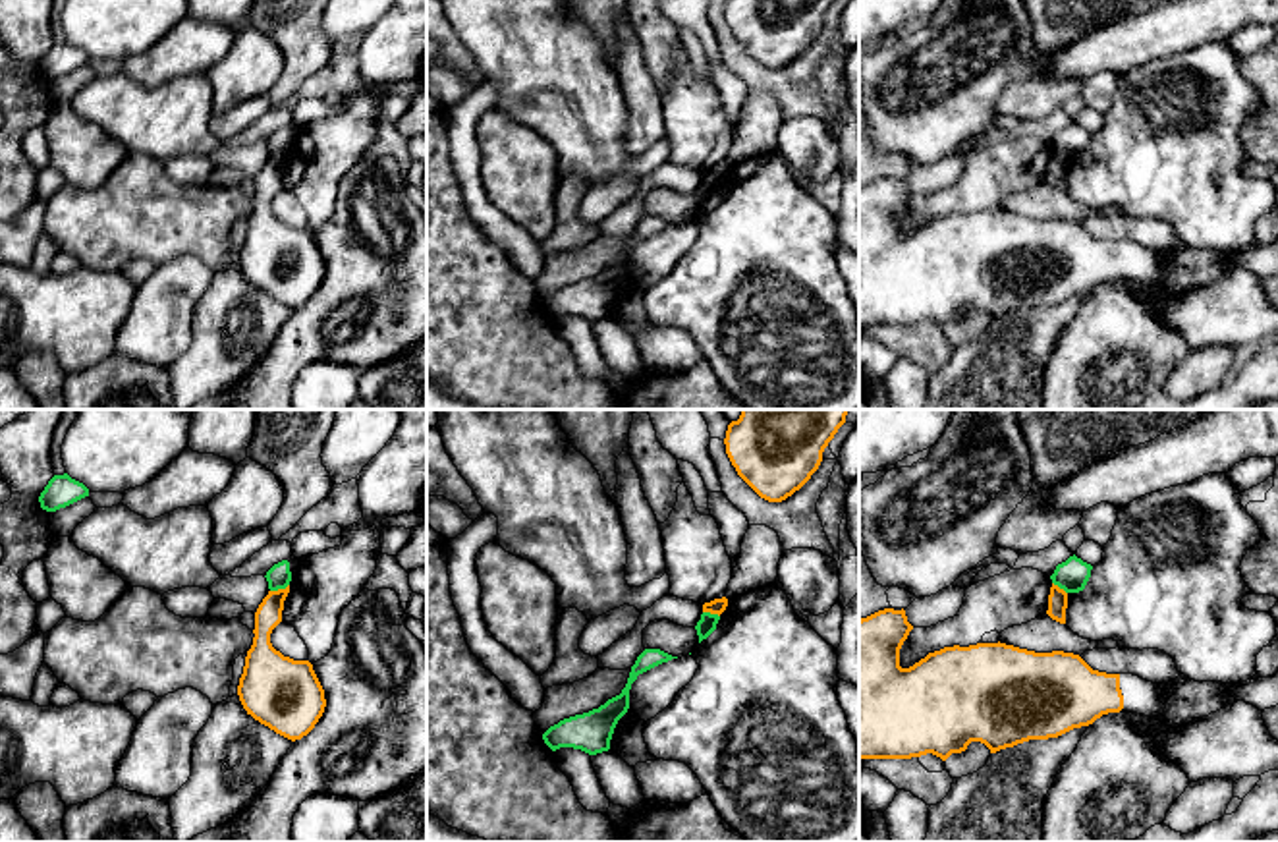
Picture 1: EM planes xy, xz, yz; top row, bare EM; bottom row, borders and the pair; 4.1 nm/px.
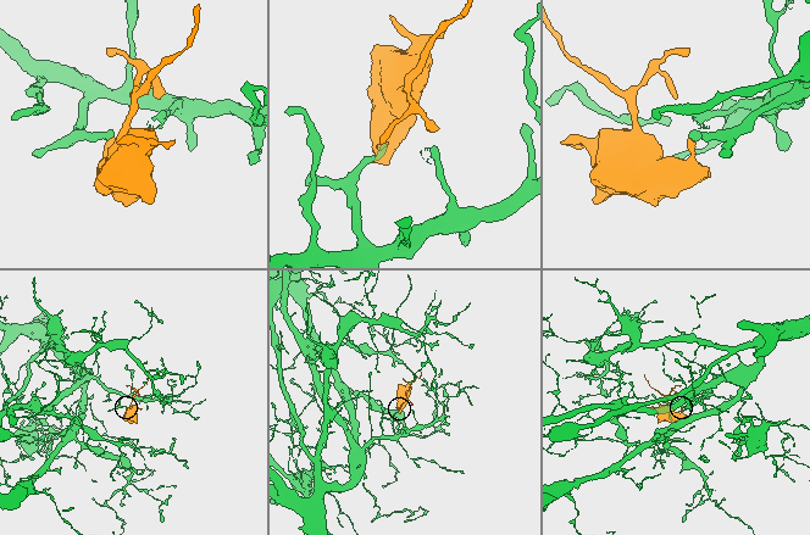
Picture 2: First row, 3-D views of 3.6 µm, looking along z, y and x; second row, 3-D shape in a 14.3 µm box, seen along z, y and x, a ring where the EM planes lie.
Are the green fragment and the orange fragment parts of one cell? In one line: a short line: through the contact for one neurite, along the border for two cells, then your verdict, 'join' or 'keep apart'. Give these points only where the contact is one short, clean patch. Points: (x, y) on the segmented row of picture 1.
line xy (288, 584), (271, 591); keep apart

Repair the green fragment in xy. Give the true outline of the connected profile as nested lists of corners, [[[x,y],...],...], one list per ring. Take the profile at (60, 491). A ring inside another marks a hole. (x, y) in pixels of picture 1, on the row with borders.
[[[68,473],[54,475],[39,496],[41,508],[56,512],[89,496],[89,489]]]

